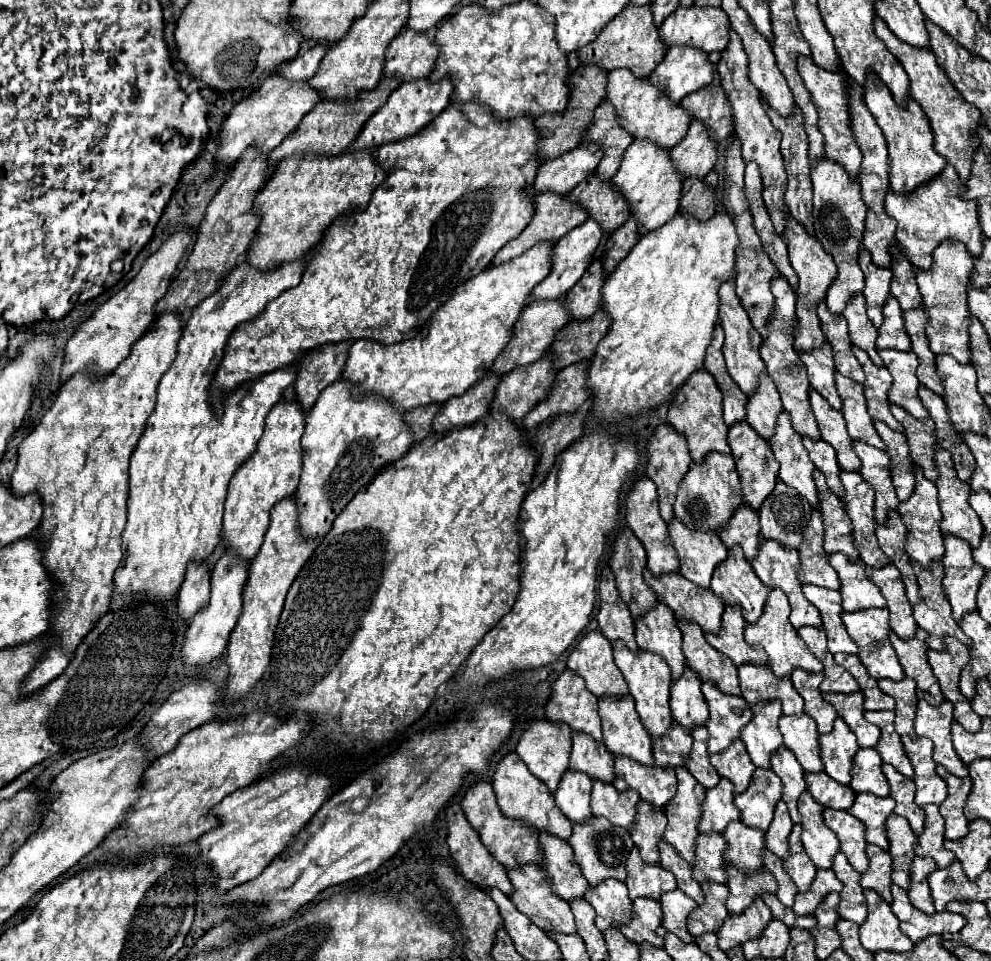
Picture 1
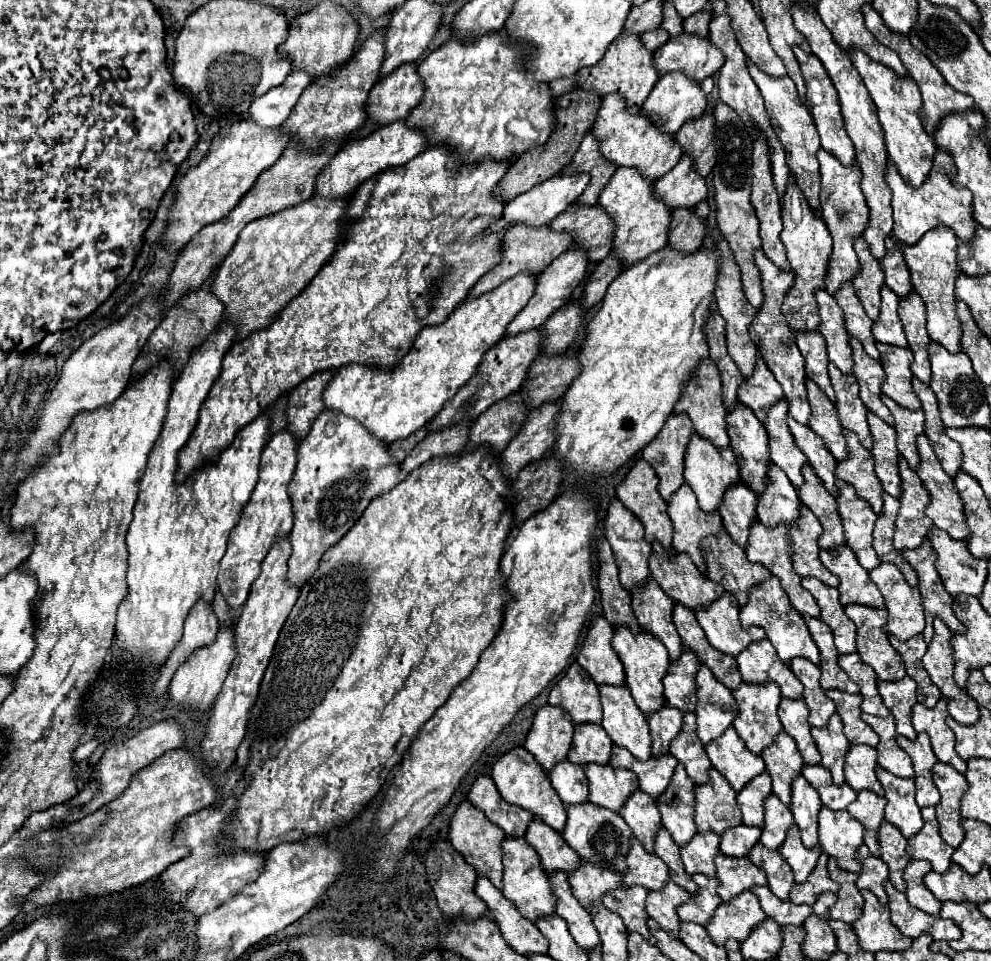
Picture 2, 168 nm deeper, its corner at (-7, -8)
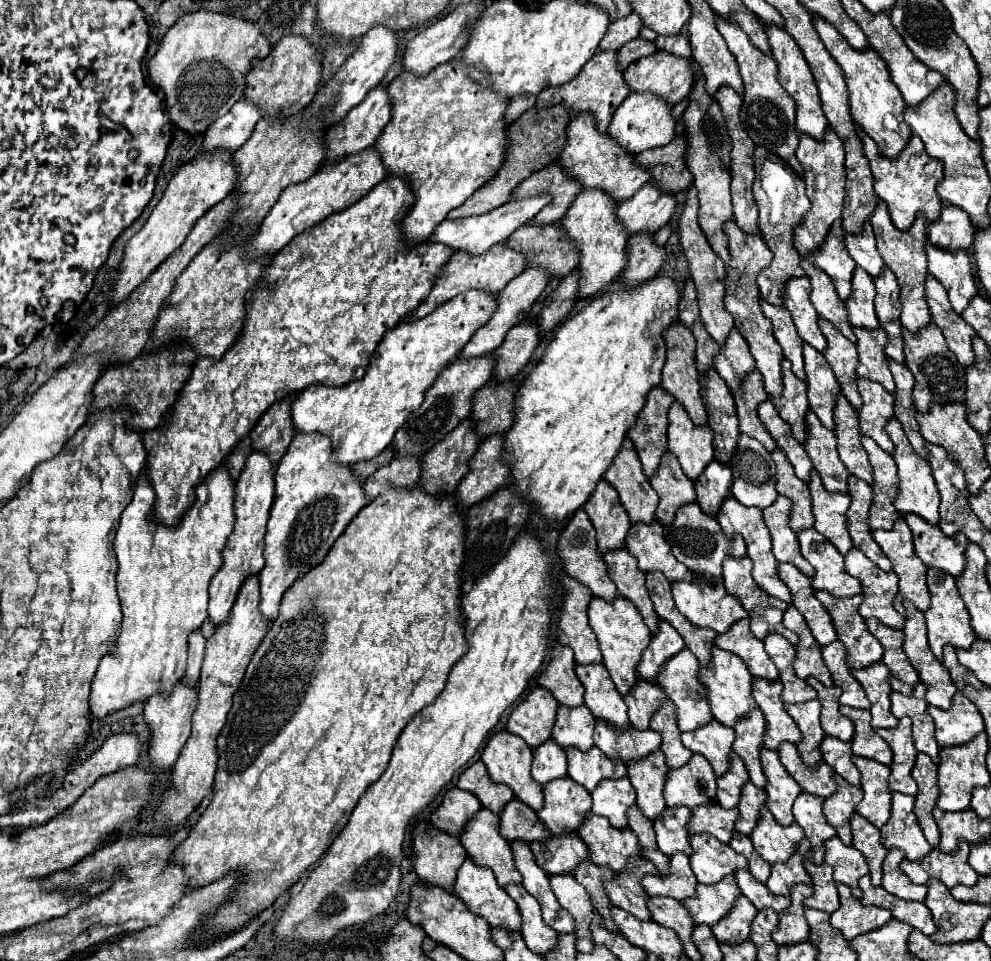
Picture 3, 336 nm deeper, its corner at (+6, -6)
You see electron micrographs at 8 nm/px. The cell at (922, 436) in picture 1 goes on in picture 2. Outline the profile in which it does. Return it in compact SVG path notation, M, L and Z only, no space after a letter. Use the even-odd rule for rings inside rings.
M882 394L882 402L888 406L888 410L892 412L894 420L896 420L894 430L898 432L900 454L908 460L912 470L918 470L920 456L918 456L918 448L916 448L916 436L924 434L924 412L922 410L914 412L914 410L902 408L892 398L888 398L884 394Z

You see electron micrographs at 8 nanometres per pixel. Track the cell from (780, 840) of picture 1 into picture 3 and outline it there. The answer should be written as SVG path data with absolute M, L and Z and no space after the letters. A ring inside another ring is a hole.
M745 782L741 788L741 800L739 800L739 818L735 822L735 830L741 834L751 834L759 820L759 810L765 806L765 790L753 786L751 782Z

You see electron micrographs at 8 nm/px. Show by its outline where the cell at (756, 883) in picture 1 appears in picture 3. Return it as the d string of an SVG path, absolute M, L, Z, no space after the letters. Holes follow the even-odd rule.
M689 834L689 844L693 848L691 854L691 870L701 884L715 884L727 874L733 874L737 868L747 868L747 860L743 854L737 854L729 844L717 842L711 834Z

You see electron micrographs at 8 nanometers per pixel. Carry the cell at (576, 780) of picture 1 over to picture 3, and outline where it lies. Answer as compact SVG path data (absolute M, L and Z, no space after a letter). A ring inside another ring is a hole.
M553 740L537 746L537 750L533 750L531 776L539 784L547 784L555 778L567 776L565 750L561 750L561 746L557 746L557 742L553 742Z

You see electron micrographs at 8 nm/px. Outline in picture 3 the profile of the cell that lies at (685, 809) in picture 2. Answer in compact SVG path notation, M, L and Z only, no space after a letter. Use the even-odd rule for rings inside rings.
M661 750L657 754L649 754L649 758L641 758L641 762L629 762L627 778L633 782L637 794L637 806L647 818L657 818L663 808L663 784L667 776L667 764Z

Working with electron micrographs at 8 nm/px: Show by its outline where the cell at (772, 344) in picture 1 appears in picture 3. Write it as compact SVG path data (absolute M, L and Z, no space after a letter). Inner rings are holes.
M733 220L725 222L723 232L729 238L729 256L731 256L731 264L727 266L727 274L725 274L725 300L723 300L725 308L735 318L735 328L741 332L741 336L747 340L749 348L751 348L751 354L755 358L757 370L761 372L761 382L763 382L767 394L779 396L781 390L783 390L783 384L781 384L781 358L783 358L783 352L781 352L779 342L773 336L771 322L761 312L759 286L755 282L761 268L769 266L771 252L765 246L765 240L759 234L745 234L737 226L737 222L733 222Z

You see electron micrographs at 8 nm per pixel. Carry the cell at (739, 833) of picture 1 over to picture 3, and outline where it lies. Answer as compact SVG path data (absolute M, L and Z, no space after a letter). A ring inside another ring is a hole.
M719 804L713 806L697 806L697 810L691 810L691 820L687 830L691 834L695 832L707 832L711 836L715 836L719 842L729 844L733 828L735 828L735 820L737 820L739 810L725 810Z

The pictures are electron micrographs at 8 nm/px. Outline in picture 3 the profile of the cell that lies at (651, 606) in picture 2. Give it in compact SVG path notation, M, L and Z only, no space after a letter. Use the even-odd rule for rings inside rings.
M619 548L613 552L603 554L607 566L609 566L609 576L615 582L619 594L635 604L639 614L643 616L645 624L649 626L651 632L657 630L657 614L653 610L647 586L645 586L645 572L639 570L637 560L629 554L627 548Z

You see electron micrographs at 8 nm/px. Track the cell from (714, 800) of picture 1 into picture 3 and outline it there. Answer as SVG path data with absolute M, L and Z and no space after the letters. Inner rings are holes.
M693 754L685 766L669 770L663 786L667 806L695 808L701 804L713 804L715 792L715 772L701 754Z

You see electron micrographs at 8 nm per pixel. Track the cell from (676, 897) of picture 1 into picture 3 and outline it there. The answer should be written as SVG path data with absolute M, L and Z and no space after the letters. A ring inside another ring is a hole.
M637 858L633 862L633 870L629 874L615 874L613 880L605 882L605 890L611 898L611 902L629 914L635 914L639 920L649 920L651 914L647 910L647 894L641 888L641 878L645 874L657 874L657 868L653 862L645 858Z

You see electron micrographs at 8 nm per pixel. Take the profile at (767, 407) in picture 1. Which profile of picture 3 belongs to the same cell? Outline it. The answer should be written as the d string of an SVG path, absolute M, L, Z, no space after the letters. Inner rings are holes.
M737 328L729 332L725 344L721 346L721 354L717 354L717 360L713 360L713 366L731 390L737 390L745 374L755 370L749 346Z

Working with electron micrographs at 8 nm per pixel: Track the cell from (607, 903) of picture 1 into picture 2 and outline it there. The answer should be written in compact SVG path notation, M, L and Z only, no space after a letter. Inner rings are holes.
M582 862L580 868L568 876L568 882L572 886L572 894L586 910L592 910L596 902L602 902L602 896L612 888L624 888L620 874L588 862Z

